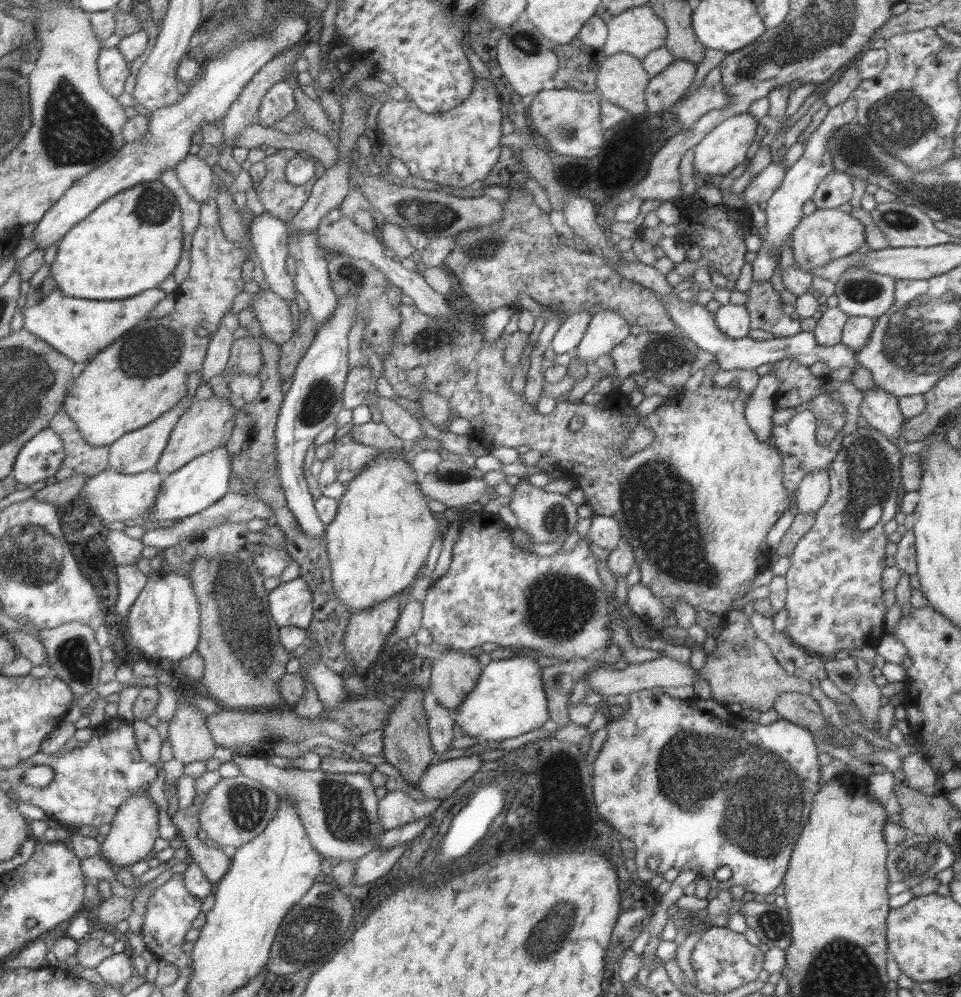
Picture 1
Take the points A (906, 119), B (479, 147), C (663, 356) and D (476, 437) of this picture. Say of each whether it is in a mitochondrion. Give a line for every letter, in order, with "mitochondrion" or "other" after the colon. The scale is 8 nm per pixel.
A: mitochondrion
B: other
C: mitochondrion
D: other

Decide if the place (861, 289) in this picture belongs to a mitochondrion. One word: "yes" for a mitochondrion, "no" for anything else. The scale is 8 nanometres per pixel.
yes

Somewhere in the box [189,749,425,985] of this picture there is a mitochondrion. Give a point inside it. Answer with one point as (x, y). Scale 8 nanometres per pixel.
(313, 929)

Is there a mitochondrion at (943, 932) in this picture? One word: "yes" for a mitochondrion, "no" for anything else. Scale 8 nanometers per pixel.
no

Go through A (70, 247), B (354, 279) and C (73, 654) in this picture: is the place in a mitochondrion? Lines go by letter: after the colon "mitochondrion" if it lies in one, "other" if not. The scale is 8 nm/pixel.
A: other
B: mitochondrion
C: mitochondrion

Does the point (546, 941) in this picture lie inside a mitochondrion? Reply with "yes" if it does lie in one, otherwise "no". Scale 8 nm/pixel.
yes

